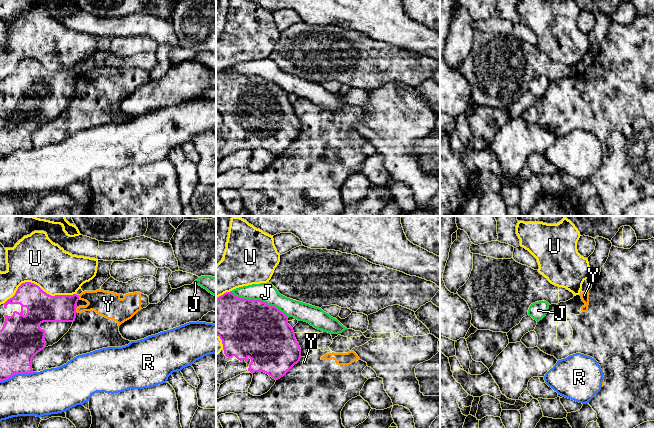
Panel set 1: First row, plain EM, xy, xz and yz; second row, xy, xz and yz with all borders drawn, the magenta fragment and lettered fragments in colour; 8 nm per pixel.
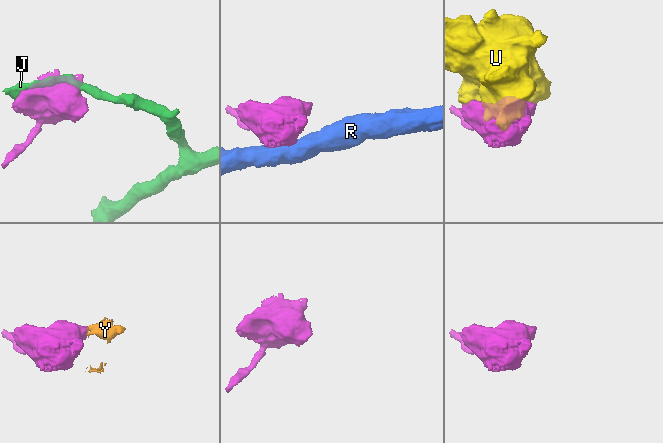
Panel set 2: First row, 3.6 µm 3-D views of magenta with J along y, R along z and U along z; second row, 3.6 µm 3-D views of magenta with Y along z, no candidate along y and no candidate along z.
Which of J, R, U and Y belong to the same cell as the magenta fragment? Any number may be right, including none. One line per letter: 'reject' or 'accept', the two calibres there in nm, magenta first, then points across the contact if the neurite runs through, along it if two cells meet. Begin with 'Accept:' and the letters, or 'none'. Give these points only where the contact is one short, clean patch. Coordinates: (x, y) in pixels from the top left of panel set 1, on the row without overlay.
Accept: none
J: reject | 460/160 nm
R: reject | 320/360 nm
U: reject | 240/380 nm
Y: reject | 220/200 nm | along xy (77, 83), (76, 88)

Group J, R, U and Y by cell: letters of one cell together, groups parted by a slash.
J / R / U / Y

